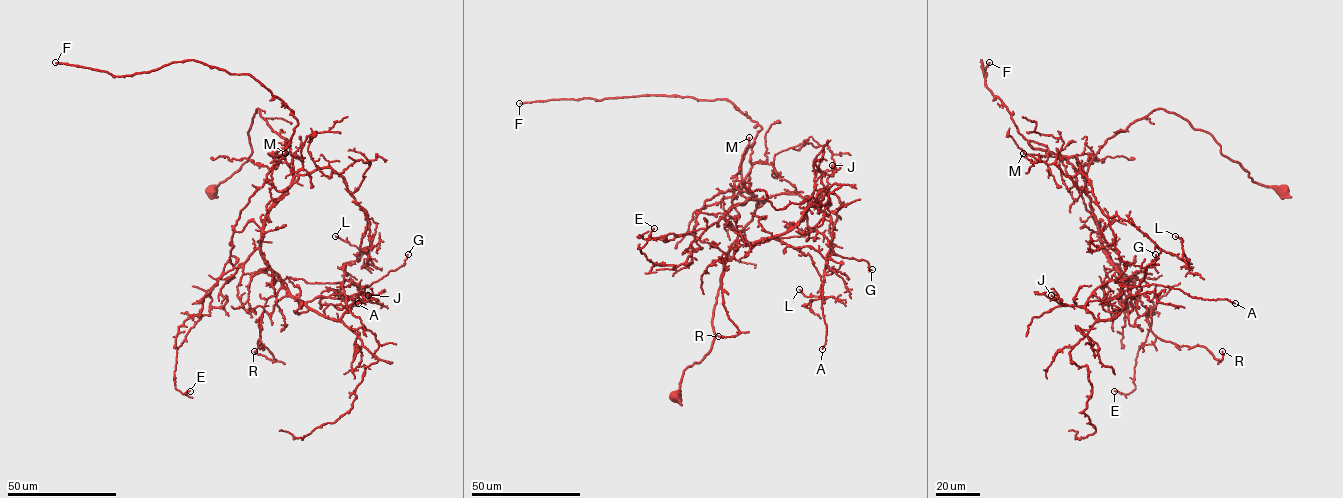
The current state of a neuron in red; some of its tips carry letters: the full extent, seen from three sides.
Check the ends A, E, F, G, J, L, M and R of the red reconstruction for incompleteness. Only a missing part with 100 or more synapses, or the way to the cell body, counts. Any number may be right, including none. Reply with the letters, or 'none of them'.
F

